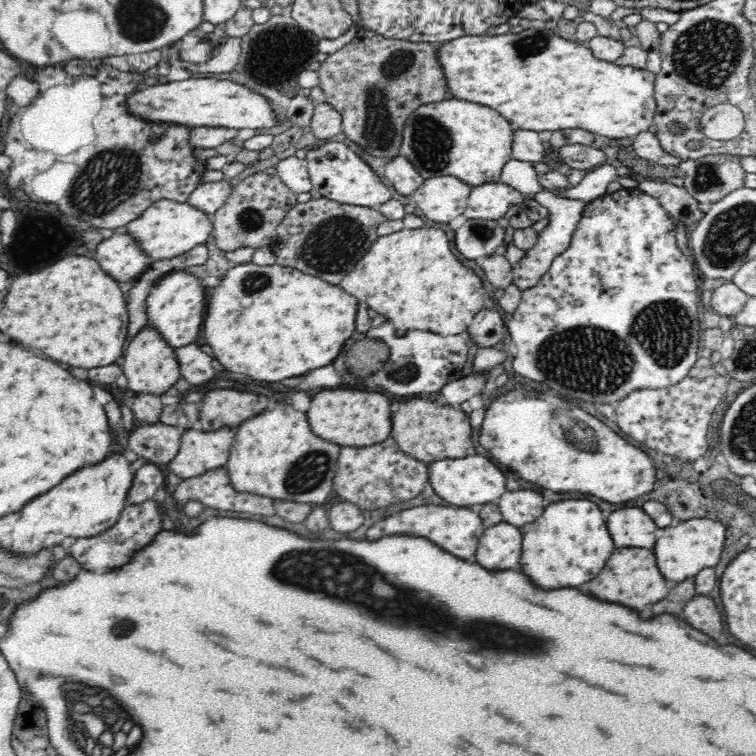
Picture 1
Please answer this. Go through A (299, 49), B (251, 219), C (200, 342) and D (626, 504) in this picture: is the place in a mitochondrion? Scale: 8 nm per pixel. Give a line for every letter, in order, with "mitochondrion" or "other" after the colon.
A: other
B: mitochondrion
C: other
D: other

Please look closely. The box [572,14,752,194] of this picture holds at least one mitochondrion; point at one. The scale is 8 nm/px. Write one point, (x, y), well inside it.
(708, 54)

